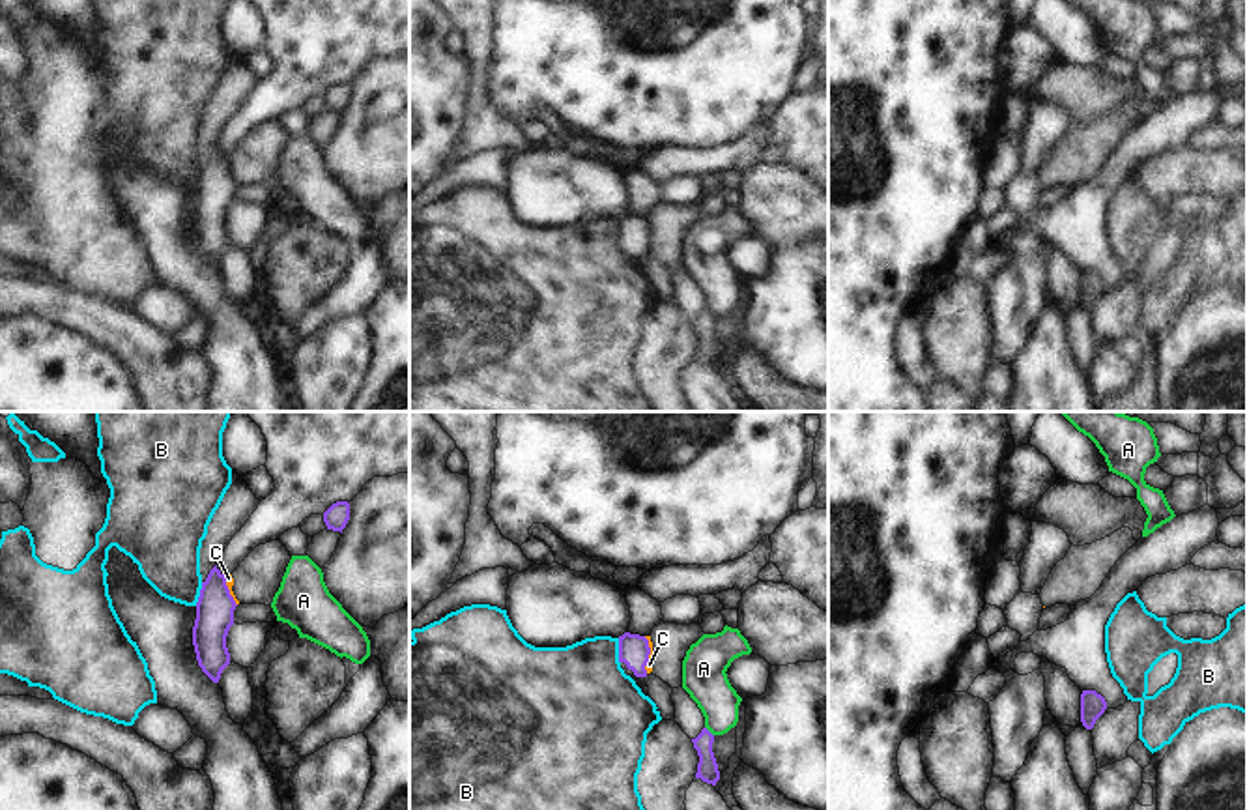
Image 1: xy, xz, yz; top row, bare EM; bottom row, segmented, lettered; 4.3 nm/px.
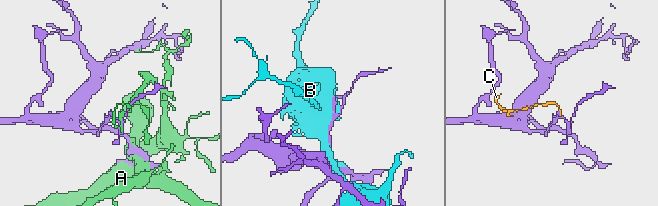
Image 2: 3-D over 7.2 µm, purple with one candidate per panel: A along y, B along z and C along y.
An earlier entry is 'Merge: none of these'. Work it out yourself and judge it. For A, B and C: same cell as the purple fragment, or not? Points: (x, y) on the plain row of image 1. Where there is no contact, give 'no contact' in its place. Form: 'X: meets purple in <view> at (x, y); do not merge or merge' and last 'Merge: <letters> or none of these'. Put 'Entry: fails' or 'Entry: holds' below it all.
A: meets purple in xz at (709, 313); do not merge
B: meets purple in xz at (619, 232); do not merge
C: meets purple in xz at (649, 234); do not merge
Merge: none of these
Entry: holds

